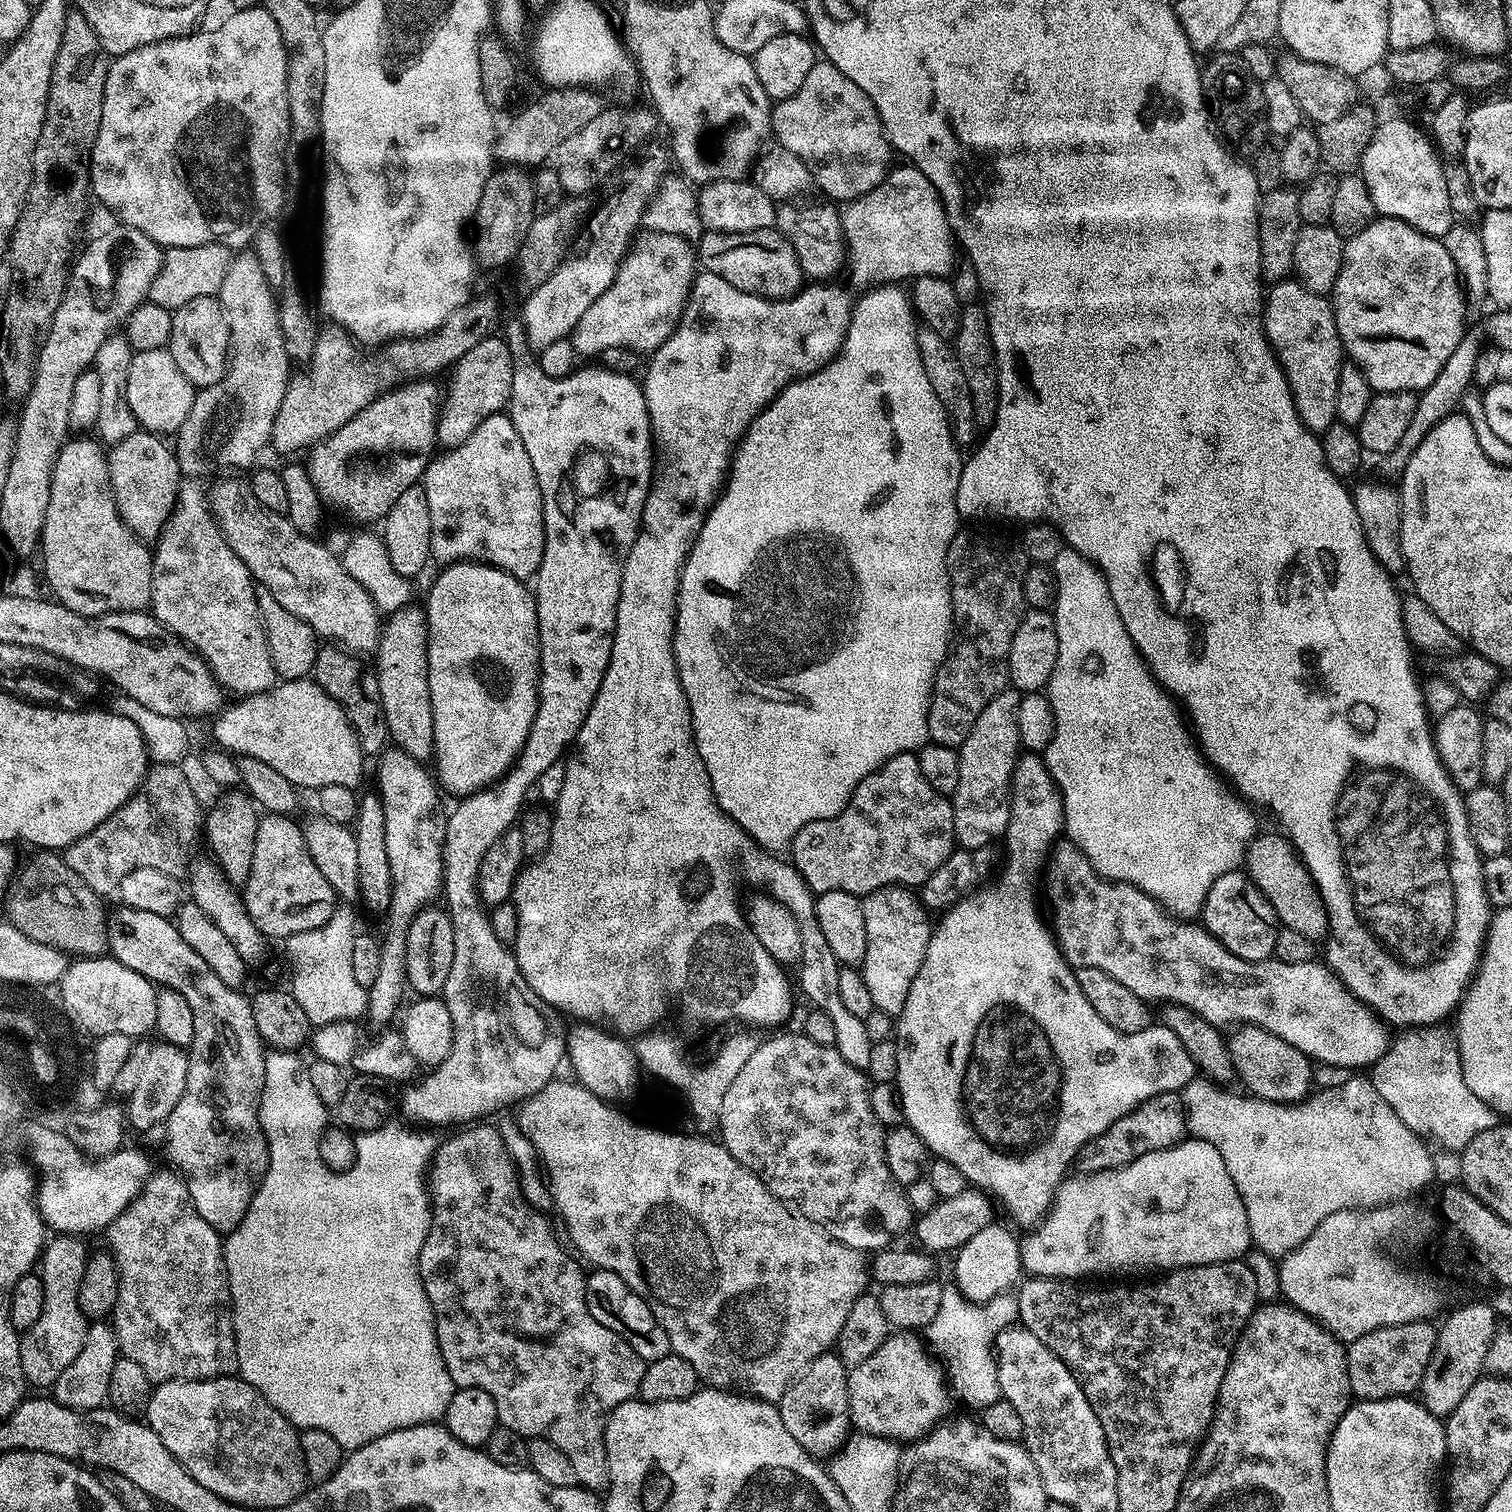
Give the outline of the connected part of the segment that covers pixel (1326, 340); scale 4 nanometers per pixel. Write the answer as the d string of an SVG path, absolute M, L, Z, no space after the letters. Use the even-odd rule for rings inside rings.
M1295 279L1281 280L1267 289L1264 301L1264 333L1268 344L1276 354L1276 361L1288 379L1288 385L1294 398L1294 406L1302 422L1311 432L1322 434L1327 428L1337 423L1336 403L1338 402L1338 374L1340 367L1346 363L1344 344L1338 334L1336 316L1328 296L1319 296L1306 290Z

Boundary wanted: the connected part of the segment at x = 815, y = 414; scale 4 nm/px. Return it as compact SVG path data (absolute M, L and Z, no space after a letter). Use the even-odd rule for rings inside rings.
M884 282L866 293L861 300L855 301L848 333L844 344L840 348L839 356L833 358L822 370L814 374L804 376L801 380L794 380L788 384L776 399L768 403L764 411L757 414L754 422L748 427L743 440L740 441L732 458L730 471L726 477L726 483L721 491L720 499L712 505L708 517L704 520L702 530L690 550L687 560L684 562L684 570L680 573L680 595L676 597L676 632L672 635L672 649L676 659L676 668L680 671L682 690L688 699L690 714L692 715L692 736L696 739L696 749L706 766L706 774L710 776L710 786L716 795L716 801L722 806L722 810L742 830L752 835L752 839L762 848L768 849L773 854L780 854L791 849L792 840L810 822L818 822L826 818L834 818L850 802L858 782L866 778L874 770L881 768L886 761L903 752L916 752L929 743L928 738L928 707L932 697L932 683L936 677L936 671L946 658L950 637L952 635L952 586L948 582L948 547L961 527L962 517L956 509L956 491L960 481L962 467L961 449L952 433L952 425L948 413L943 409L938 395L930 386L926 378L926 371L922 368L922 359L919 353L916 333L918 331L918 316L914 311L909 293L904 292L903 287L892 282Z

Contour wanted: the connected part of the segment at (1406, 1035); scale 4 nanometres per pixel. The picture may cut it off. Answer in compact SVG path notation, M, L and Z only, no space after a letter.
M1427 1024L1405 1029L1371 1067L1370 1079L1404 1125L1419 1136L1430 1134L1444 1147L1463 1151L1483 1130L1496 1123L1496 1113L1482 1102L1462 1078L1460 1052L1455 1033L1448 1025Z

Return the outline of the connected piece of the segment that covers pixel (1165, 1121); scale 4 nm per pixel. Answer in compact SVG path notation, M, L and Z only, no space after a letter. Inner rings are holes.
M1180 1092L1151 1096L1130 1114L1118 1118L1114 1126L1102 1130L1098 1138L1086 1142L1086 1146L1082 1146L1082 1150L1075 1158L1075 1167L1084 1174L1121 1168L1134 1162L1134 1158L1142 1158L1142 1154L1150 1154L1154 1150L1166 1150L1179 1144L1185 1139L1187 1126L1188 1116L1184 1112L1184 1097Z

